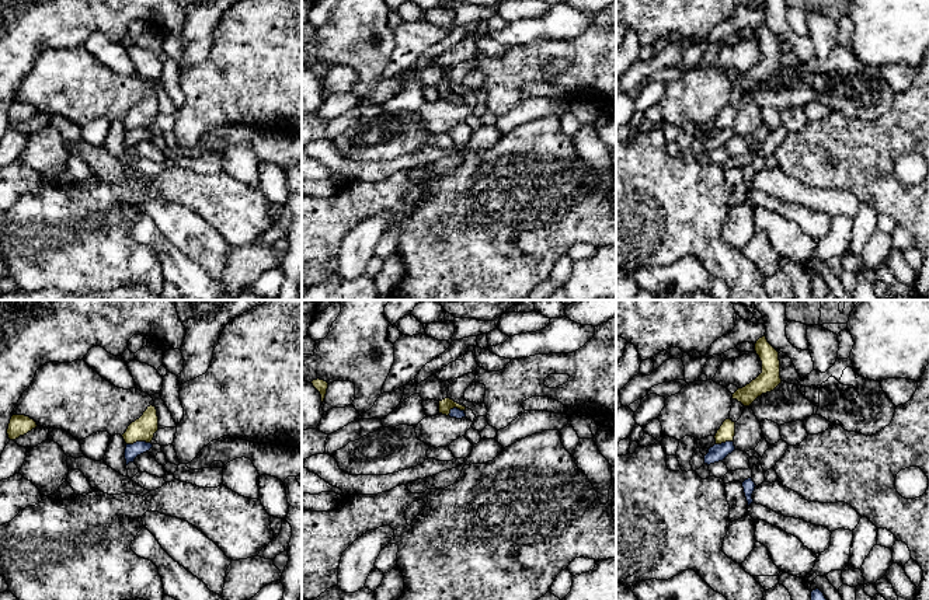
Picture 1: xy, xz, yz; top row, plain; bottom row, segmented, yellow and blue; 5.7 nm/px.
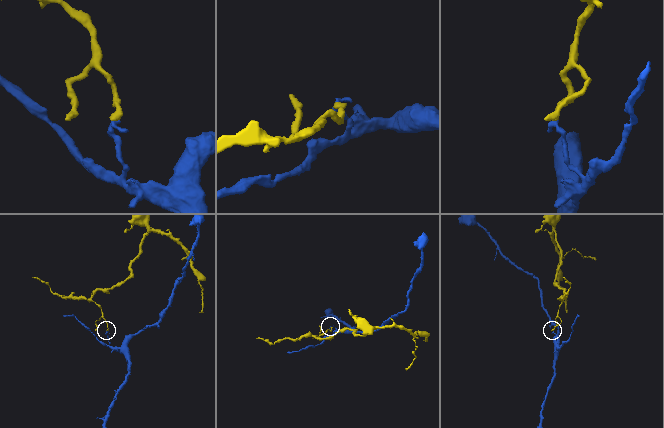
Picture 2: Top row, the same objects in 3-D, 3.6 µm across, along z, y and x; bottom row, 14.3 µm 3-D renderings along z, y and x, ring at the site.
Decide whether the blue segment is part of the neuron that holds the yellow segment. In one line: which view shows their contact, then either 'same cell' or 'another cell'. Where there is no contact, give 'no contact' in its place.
contact in xy; another cell

